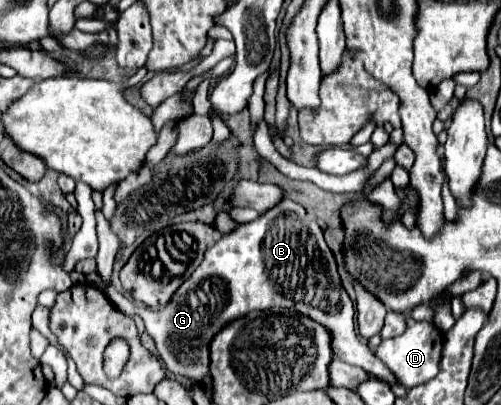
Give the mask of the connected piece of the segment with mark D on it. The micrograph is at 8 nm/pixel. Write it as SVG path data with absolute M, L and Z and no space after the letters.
M410 317L406 333L402 333L400 337L384 339L380 343L376 355L382 363L386 363L386 367L392 373L396 373L400 385L404 385L406 389L412 389L416 385L422 385L422 383L430 381L440 371L438 365L440 365L440 359L442 359L442 345L444 345L444 335L440 333L440 329L434 323L414 321Z

